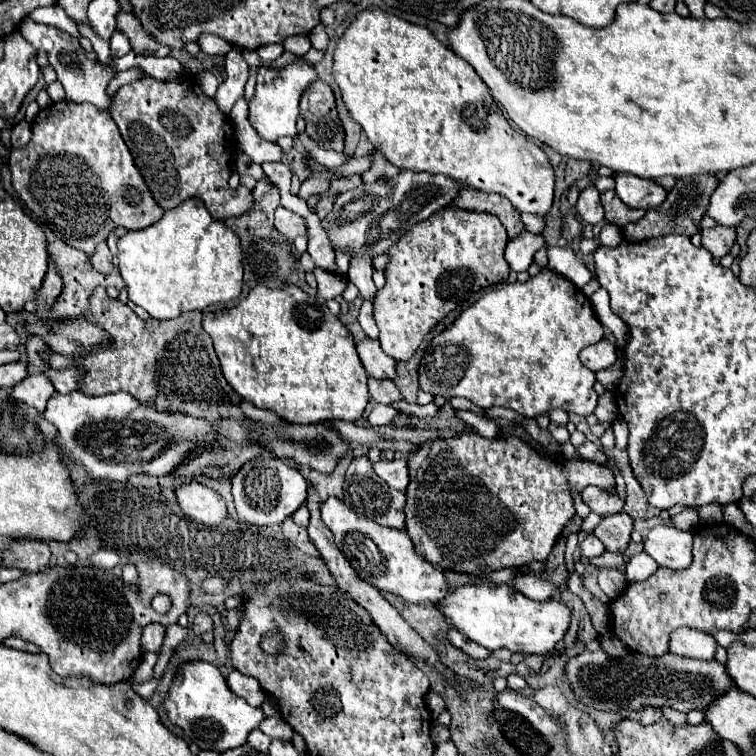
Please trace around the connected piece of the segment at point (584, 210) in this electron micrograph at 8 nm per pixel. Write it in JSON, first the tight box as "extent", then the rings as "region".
{"extent":[576,185,604,225],"region":[[[594,185],[580,191],[578,203],[576,203],[576,213],[580,215],[580,219],[584,223],[590,223],[590,225],[600,225],[604,221],[604,209],[600,203],[600,193]]]}

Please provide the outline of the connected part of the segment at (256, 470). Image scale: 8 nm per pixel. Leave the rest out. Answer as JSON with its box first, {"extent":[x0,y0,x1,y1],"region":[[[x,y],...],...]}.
{"extent":[232,457,308,525],"region":[[[256,457],[252,461],[246,461],[244,467],[232,475],[232,497],[238,515],[254,525],[274,525],[282,523],[286,517],[290,517],[308,495],[308,481],[306,477],[290,467],[284,459],[274,457]]]}

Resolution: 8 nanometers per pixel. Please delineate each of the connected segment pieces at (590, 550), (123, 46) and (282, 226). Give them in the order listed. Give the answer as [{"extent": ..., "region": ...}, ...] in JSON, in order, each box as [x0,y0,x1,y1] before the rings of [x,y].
[{"extent":[580,535,604,559],"region":[[[588,535],[588,537],[582,541],[580,551],[582,551],[582,555],[584,555],[584,557],[592,559],[592,557],[598,557],[598,555],[602,555],[602,553],[604,553],[604,545],[598,541],[598,537]]]},{"extent":[109,31,130,59],"region":[[[116,31],[109,41],[110,49],[114,59],[116,57],[122,57],[124,53],[130,53],[130,42],[126,39],[125,35],[120,35],[120,31]]]},{"extent":[274,207,308,239],"region":[[[278,207],[278,209],[276,209],[274,227],[276,227],[282,235],[286,235],[286,237],[290,237],[290,239],[294,239],[294,237],[298,237],[298,235],[304,235],[304,233],[308,231],[306,219],[300,217],[298,213],[292,213],[290,209],[284,209],[284,207]]]}]

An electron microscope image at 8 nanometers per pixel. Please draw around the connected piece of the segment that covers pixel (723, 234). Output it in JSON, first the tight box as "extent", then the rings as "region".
{"extent":[702,227,736,257],"region":[[[714,227],[714,229],[704,229],[702,231],[702,247],[708,249],[714,257],[724,257],[730,253],[732,245],[736,239],[736,229],[734,227]]]}

